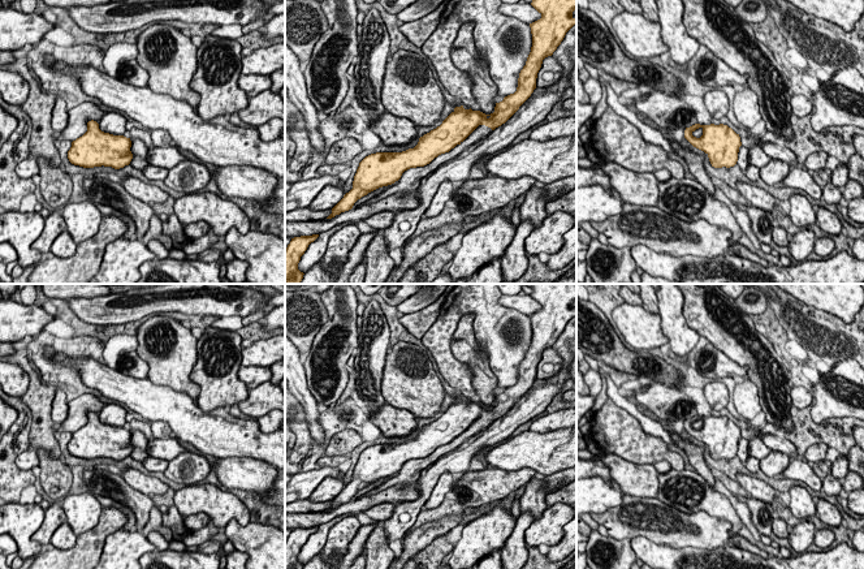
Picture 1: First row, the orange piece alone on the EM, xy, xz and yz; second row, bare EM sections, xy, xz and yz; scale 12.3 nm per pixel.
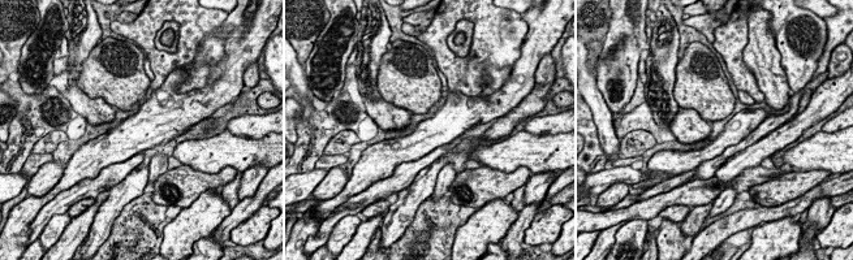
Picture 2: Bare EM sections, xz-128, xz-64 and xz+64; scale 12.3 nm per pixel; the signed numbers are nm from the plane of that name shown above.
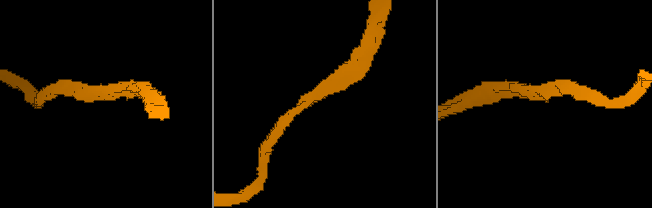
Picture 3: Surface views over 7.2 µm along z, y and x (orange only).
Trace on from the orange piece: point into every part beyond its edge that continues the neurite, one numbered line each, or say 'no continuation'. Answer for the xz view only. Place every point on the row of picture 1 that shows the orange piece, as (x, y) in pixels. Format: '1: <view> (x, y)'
1: xz (410, 180)

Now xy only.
1: xy (139, 150)

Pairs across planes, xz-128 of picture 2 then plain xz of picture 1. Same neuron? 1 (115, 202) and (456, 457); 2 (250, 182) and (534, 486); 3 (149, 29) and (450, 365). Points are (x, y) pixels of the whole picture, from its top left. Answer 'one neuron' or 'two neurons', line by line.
1: one neuron
2: one neuron
3: one neuron

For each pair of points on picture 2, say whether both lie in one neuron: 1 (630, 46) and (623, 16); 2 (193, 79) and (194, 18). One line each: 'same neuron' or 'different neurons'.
1: same neuron
2: same neuron

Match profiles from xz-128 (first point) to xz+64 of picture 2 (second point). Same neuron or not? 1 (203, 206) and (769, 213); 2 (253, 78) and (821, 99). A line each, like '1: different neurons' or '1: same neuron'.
1: different neurons
2: different neurons

